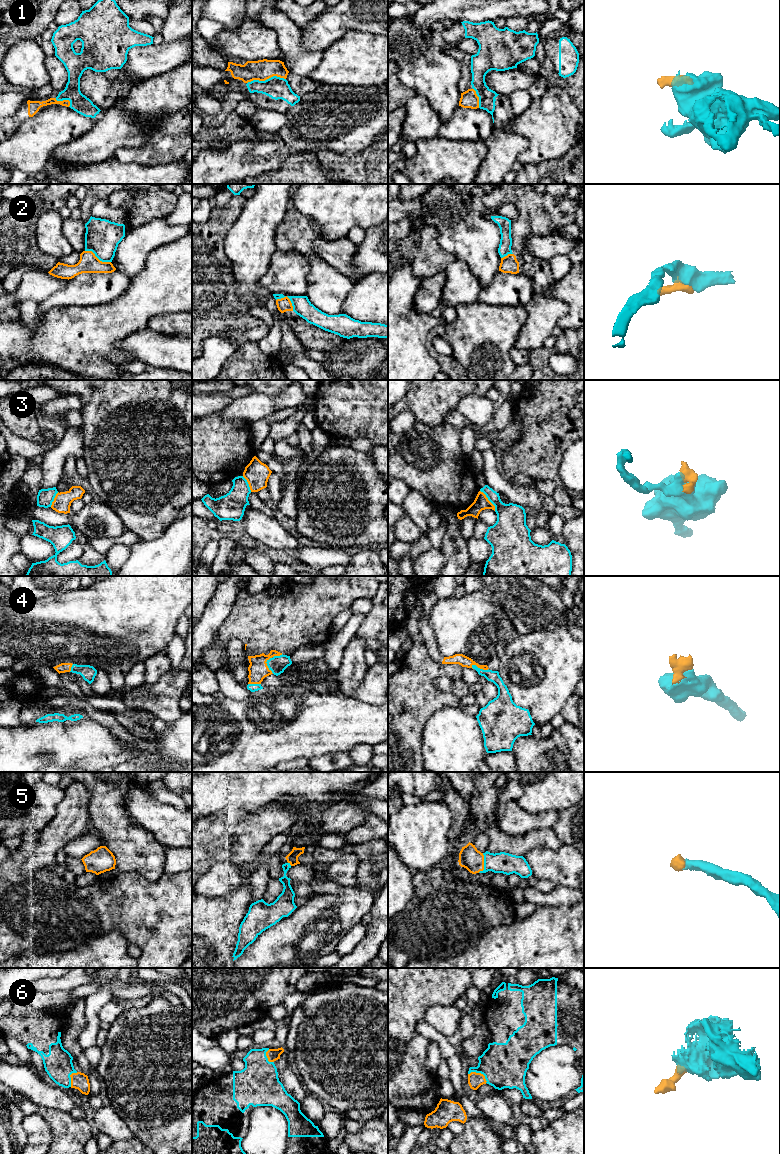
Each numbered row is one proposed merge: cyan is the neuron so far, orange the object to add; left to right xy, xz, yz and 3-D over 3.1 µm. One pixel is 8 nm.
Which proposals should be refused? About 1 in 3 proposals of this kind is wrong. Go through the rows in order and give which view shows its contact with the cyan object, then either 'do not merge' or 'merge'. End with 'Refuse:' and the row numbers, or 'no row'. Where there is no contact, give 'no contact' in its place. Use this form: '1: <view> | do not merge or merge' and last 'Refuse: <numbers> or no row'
1: xz | merge
2: xy | do not merge
3: yz | do not merge
4: yz | merge
5: yz | merge
6: yz | merge
Refuse: 2, 3

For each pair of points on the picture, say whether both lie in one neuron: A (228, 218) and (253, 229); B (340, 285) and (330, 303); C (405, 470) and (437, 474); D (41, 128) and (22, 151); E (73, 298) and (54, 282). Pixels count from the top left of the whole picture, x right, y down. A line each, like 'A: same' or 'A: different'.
A: different
B: same
C: same
D: same
E: different

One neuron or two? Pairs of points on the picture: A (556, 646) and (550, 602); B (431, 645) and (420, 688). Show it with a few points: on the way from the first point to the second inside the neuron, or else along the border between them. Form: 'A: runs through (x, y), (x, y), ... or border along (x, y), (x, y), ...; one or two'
A: border along (564, 625), (551, 630), (531, 632); two
B: border along (422, 640), (427, 653), (435, 661), (441, 663); two

